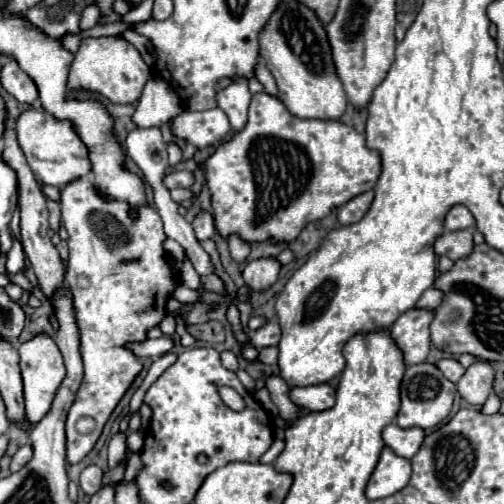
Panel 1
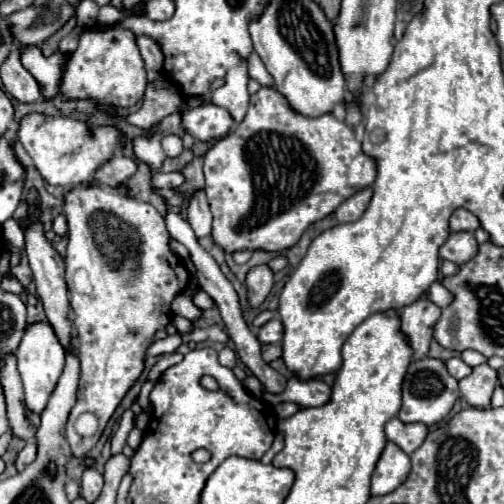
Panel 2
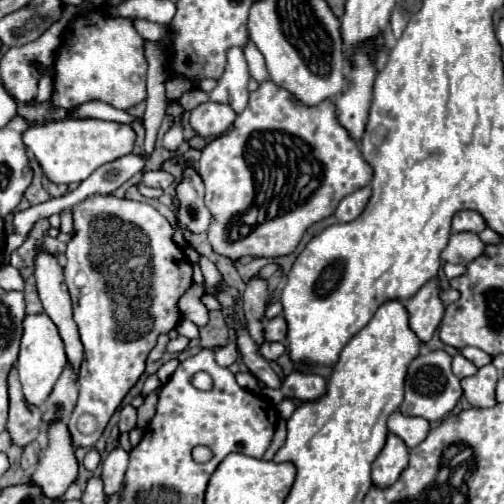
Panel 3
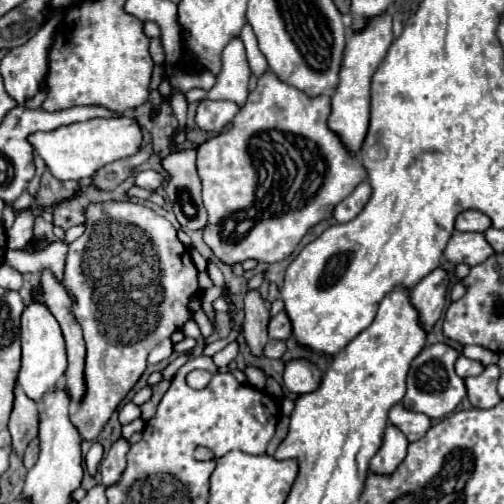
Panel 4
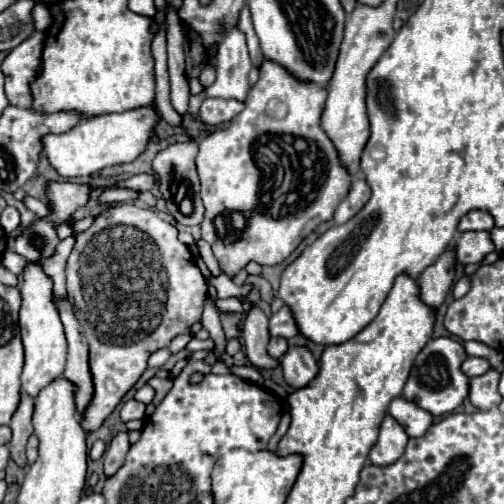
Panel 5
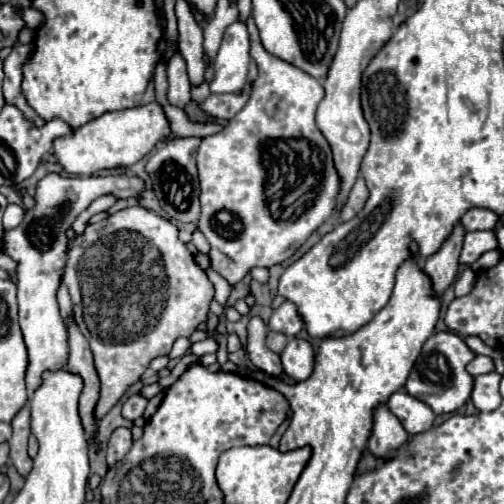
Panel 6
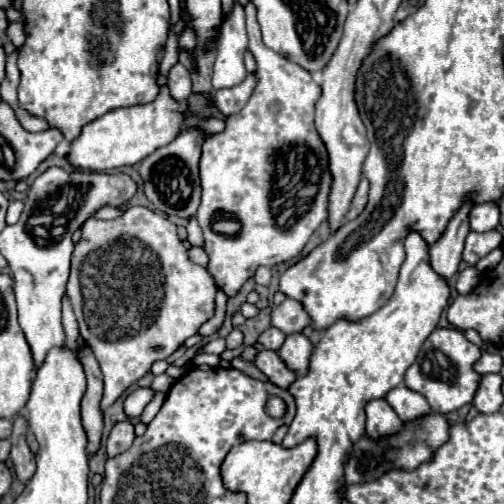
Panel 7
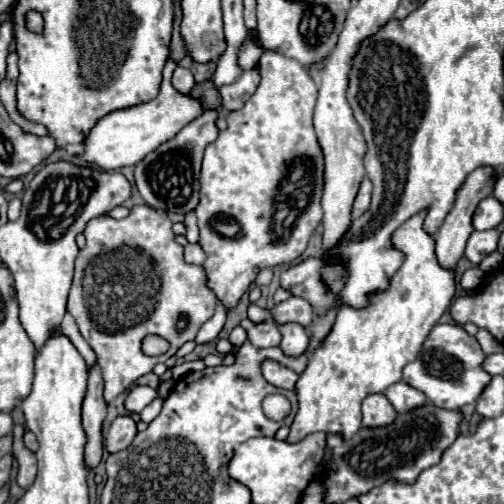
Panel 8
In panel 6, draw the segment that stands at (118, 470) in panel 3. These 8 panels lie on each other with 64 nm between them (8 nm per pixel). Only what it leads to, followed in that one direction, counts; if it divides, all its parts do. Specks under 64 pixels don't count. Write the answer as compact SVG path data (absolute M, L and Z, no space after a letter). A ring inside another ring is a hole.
M118 428L112 432L112 438L108 442L108 450L106 450L106 462L108 462L108 468L112 468L116 462L120 462L128 450L132 446L132 436L130 436L130 430L128 428Z

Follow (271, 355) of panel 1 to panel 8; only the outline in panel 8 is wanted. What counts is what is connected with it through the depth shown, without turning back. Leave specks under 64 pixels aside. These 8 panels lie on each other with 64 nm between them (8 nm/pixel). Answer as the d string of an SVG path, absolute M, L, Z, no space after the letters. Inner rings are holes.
M244 318L240 326L248 332L248 342L252 342L258 348L272 348L272 346L278 346L282 340L282 334L274 322L252 324L248 318Z

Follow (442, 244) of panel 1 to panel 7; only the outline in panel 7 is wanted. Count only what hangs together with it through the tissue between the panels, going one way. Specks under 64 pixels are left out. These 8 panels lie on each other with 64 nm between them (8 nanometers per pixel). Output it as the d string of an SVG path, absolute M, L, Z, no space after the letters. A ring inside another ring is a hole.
M490 230L490 232L482 232L482 234L470 232L466 238L462 260L474 266L488 252L492 252L494 248L500 248L500 244L502 244L502 234L498 230Z

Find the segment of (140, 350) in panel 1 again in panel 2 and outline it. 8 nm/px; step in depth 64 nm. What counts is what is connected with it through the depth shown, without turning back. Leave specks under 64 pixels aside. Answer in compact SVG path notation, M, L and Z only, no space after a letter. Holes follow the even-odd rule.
M174 334L174 336L166 336L164 340L154 340L148 350L146 350L146 356L166 356L166 354L172 354L176 352L176 348L182 344L182 338L180 334Z

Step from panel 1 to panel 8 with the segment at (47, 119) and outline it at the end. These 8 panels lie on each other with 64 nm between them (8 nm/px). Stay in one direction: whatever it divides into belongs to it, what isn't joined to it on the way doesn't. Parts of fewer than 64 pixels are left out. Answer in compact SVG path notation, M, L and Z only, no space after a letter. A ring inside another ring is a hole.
M168 58L164 66L164 80L160 86L160 94L146 104L138 104L132 108L122 108L116 112L110 112L108 116L100 118L94 128L88 132L84 140L84 148L78 154L88 164L96 164L102 170L118 170L124 166L134 166L138 164L146 154L154 152L160 144L172 140L186 124L196 120L202 114L202 104L200 100L194 100L190 96L184 96L176 92L170 84L170 76L178 64Z

